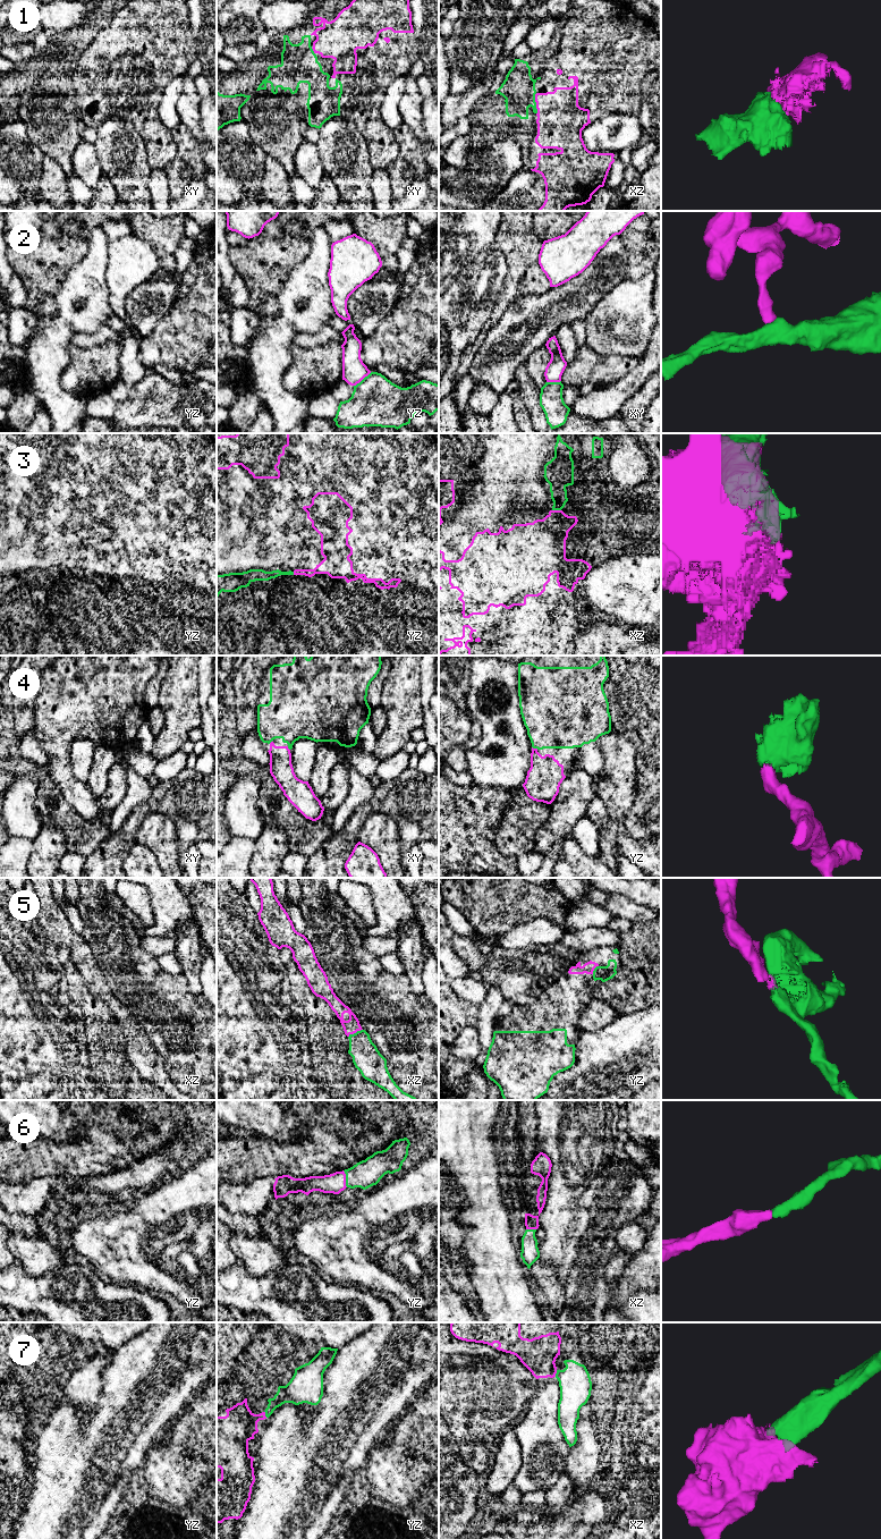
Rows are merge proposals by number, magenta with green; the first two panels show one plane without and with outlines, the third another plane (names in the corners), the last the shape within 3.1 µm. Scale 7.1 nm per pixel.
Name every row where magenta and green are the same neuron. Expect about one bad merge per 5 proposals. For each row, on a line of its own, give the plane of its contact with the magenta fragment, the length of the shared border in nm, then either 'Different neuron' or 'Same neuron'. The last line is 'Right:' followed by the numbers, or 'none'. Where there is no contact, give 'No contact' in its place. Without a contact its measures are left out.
1: Touches magenta in xz. Shared border 150 nm. Same neuron
2: Touches magenta in yz. Shared border 160 nm. Different neuron
3: Touches magenta in xz. Shared border 60 nm. Same neuron
4: Touches magenta in yz. Shared border 50 nm. Same neuron
5: Touches magenta in xz. Shared border 120 nm. Same neuron
6: Touches magenta in yz. Shared border 120 nm. Same neuron
7: Touches magenta in xz. Shared border 50 nm. Different neuron
Right: 1, 3, 4, 5, 6

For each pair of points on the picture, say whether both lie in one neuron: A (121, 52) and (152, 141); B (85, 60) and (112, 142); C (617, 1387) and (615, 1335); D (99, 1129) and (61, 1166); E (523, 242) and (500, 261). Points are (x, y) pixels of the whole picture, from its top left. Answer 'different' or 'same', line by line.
A: same
B: different
C: same
D: same
E: different

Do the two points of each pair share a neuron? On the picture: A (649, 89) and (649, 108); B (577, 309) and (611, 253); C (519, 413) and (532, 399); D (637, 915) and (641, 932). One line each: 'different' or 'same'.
A: same
B: same
C: different
D: different

